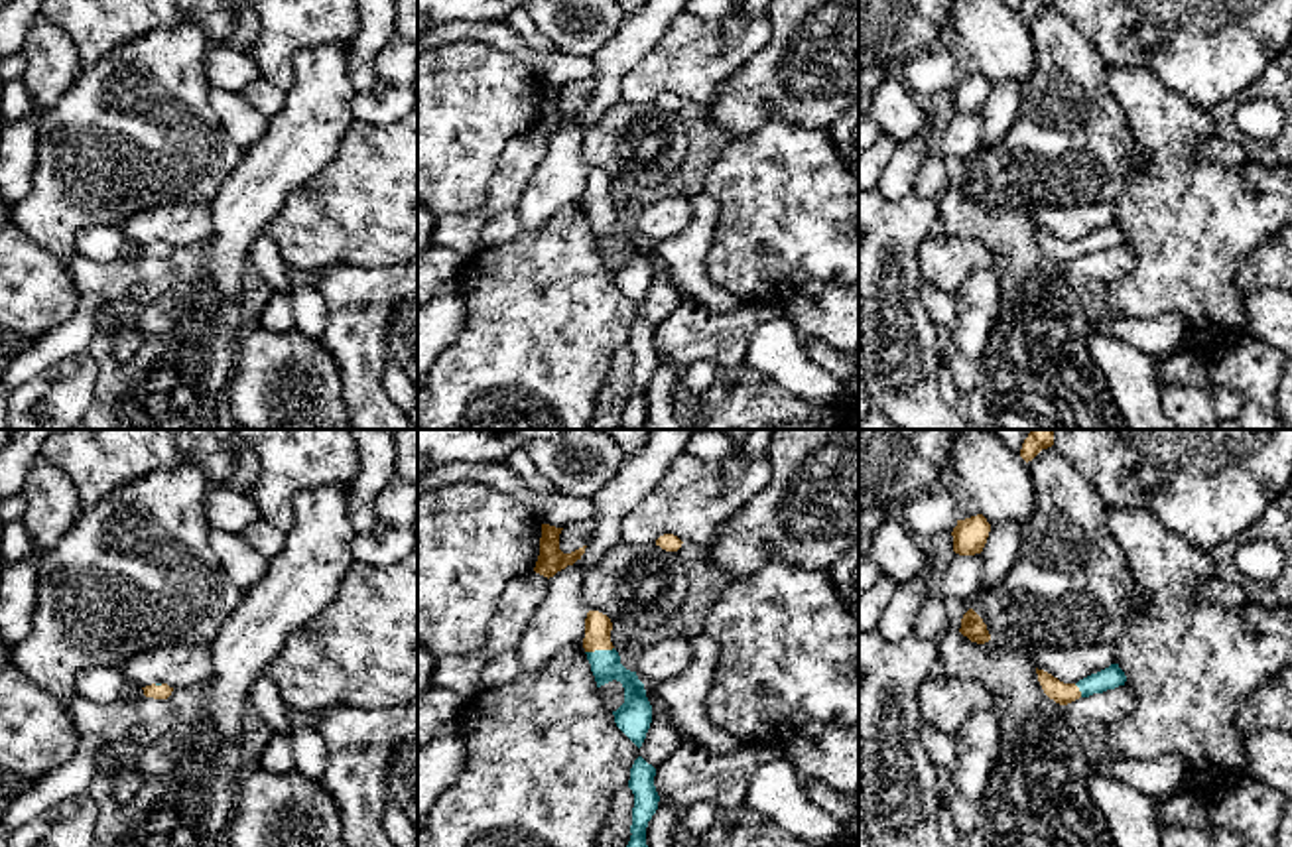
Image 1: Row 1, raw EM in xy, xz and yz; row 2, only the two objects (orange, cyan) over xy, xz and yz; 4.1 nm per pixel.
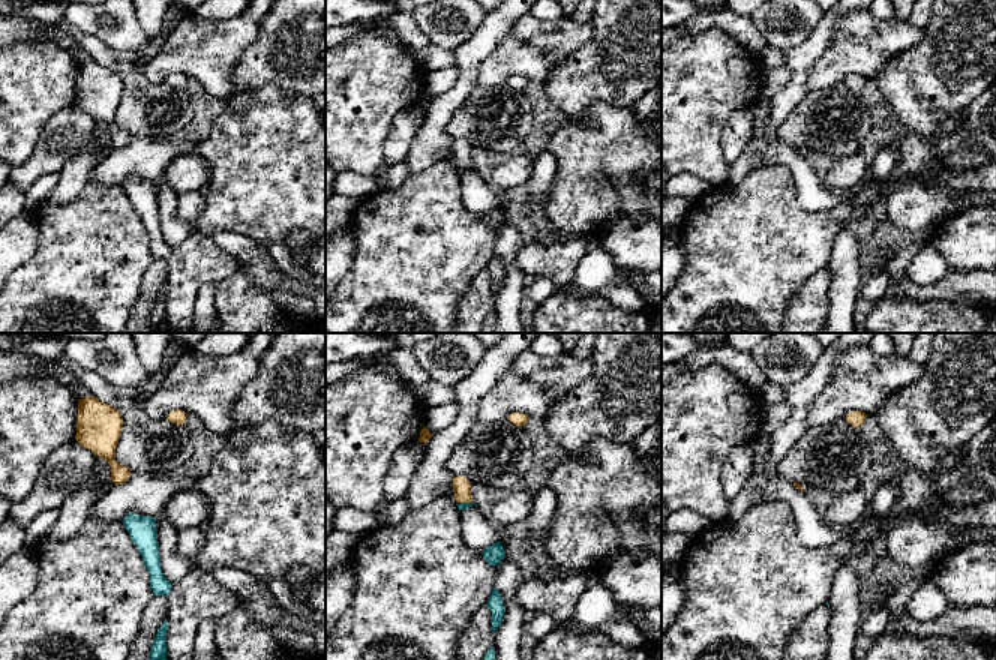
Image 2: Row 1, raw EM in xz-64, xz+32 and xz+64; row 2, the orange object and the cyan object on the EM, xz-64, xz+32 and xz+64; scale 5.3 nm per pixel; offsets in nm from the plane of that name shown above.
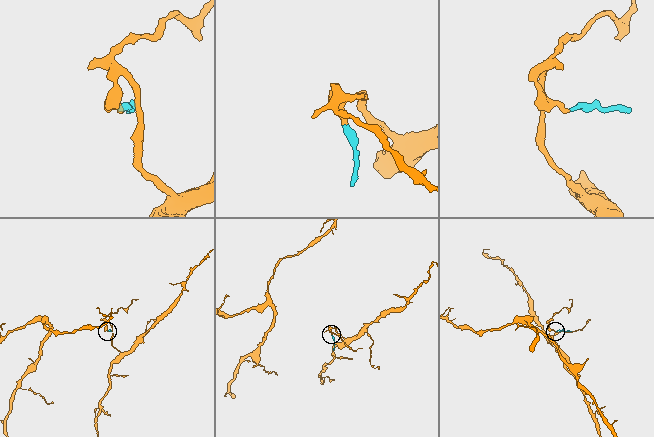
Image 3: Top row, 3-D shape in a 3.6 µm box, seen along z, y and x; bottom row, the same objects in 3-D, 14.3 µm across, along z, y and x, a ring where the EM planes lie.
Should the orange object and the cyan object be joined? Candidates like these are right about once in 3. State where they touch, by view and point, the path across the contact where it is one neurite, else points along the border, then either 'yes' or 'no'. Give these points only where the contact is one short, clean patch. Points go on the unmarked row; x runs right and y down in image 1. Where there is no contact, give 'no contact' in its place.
xz (599, 207) | across xz (597, 186), (599, 207), (605, 223) | yes

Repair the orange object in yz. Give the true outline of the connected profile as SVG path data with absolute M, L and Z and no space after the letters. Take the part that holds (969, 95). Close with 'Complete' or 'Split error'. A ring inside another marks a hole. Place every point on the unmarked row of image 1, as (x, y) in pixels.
M983 73L957 79L957 85L953 87L953 110L959 114L975 114L981 112L987 97L991 91L991 83Z. Complete

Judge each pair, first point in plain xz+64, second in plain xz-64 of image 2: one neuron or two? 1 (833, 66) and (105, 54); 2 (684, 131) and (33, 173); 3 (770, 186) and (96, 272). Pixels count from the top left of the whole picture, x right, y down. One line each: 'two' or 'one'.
1: two
2: two
3: one

